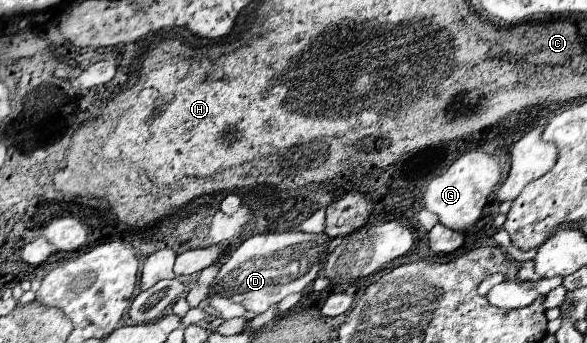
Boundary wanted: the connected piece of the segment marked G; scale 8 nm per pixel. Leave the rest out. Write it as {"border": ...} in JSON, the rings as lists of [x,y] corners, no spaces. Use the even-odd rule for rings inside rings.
{"border":[[[470,151],[460,155],[442,175],[438,175],[424,193],[424,207],[438,215],[440,223],[456,231],[468,231],[482,215],[488,195],[500,183],[498,161],[484,151]]]}

